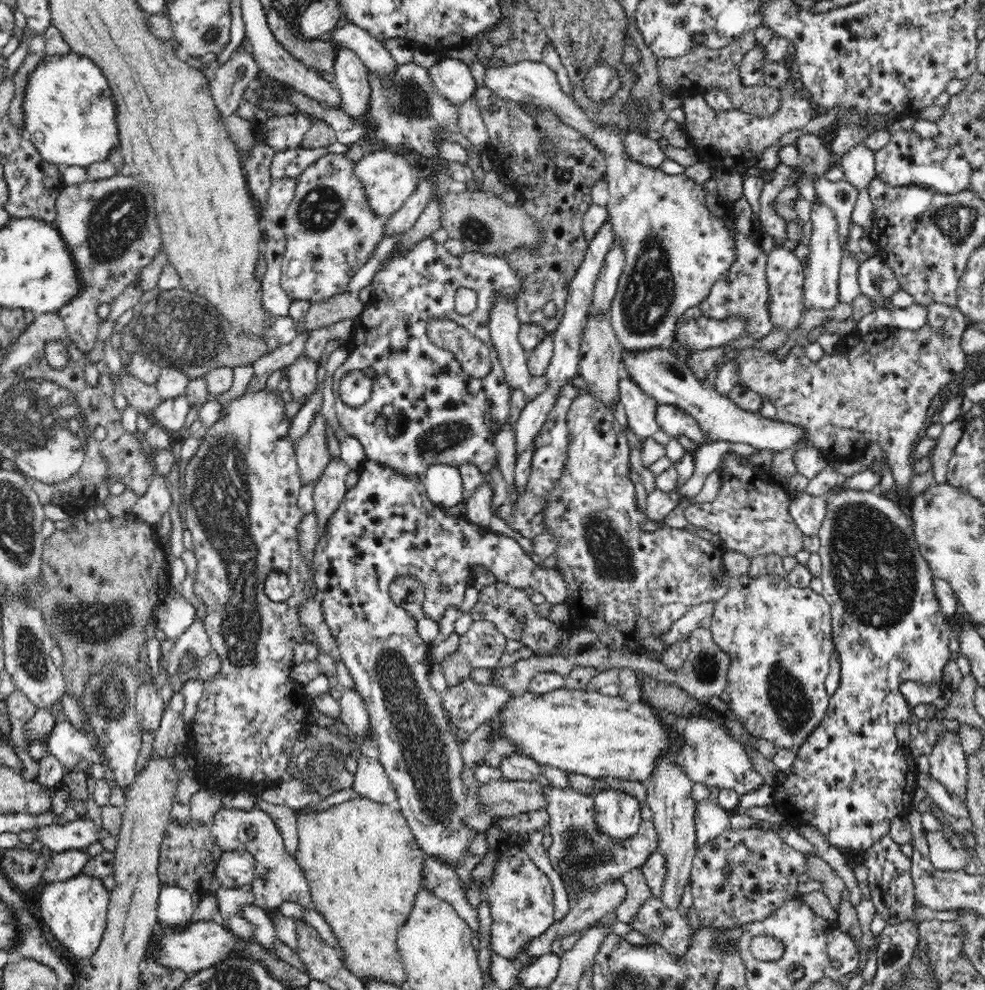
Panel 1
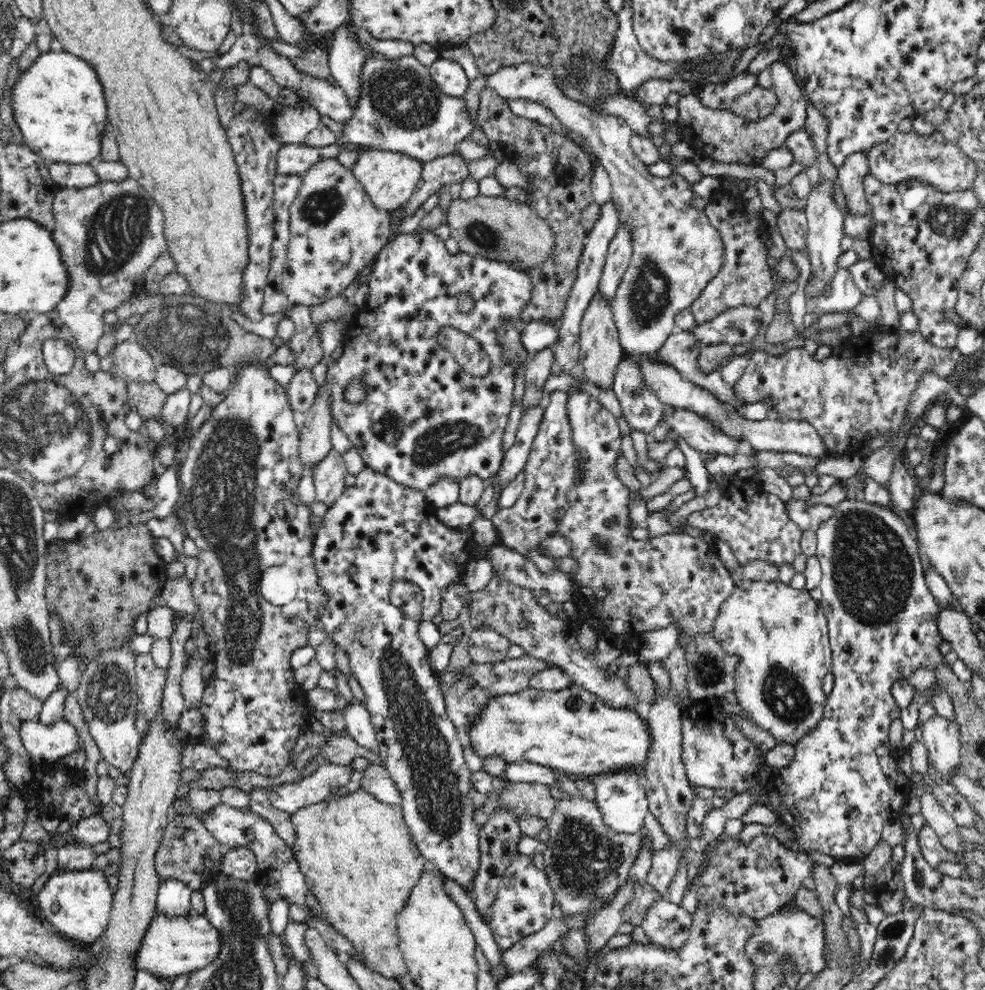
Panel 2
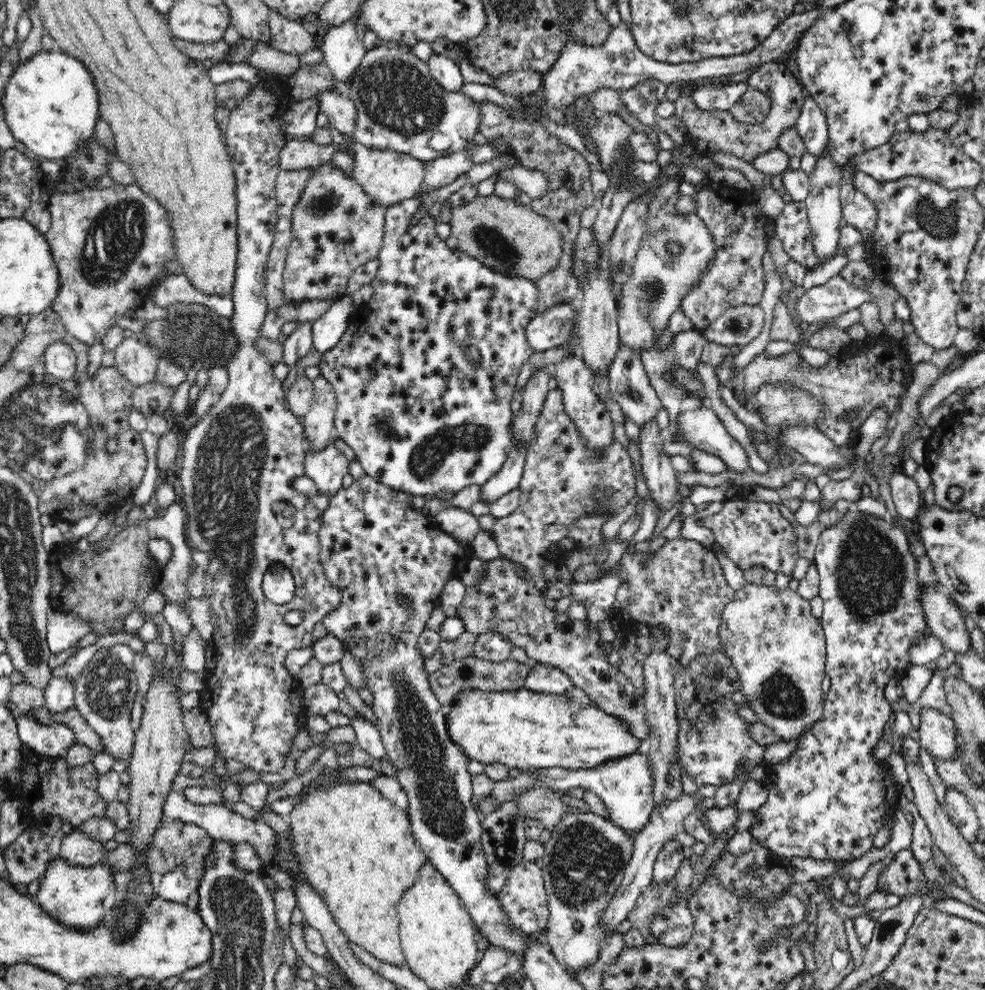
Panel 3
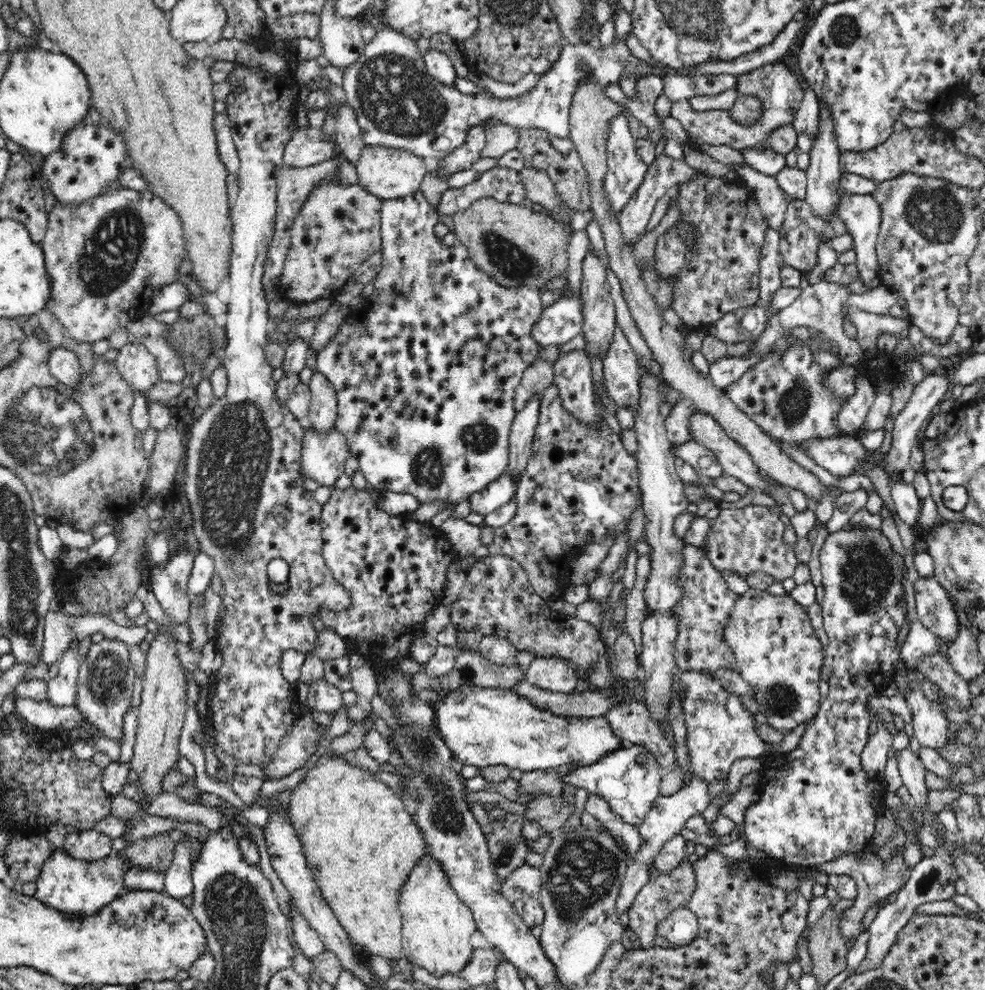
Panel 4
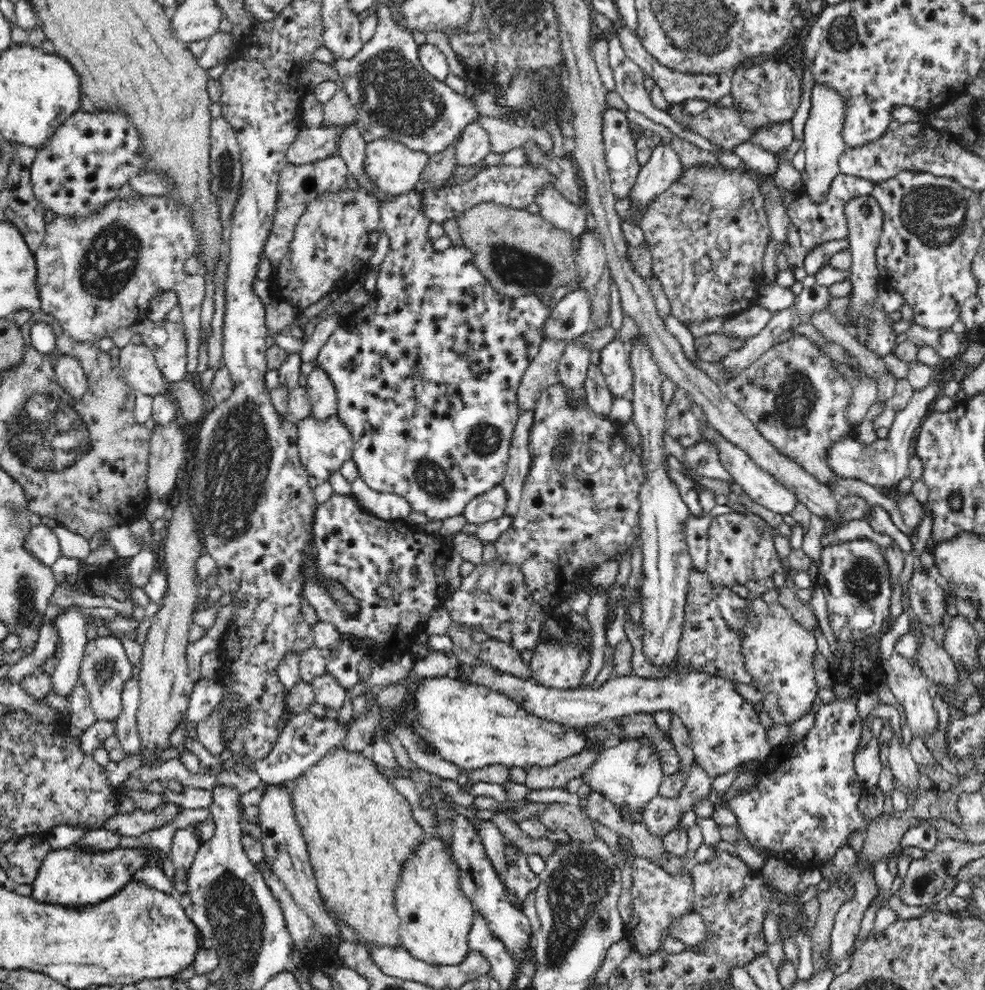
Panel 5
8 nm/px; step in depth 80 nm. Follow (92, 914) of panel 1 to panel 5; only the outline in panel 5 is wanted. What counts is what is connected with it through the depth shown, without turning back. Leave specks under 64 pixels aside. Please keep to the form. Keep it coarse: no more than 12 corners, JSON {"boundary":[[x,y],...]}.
{"boundary":[[51,849],[38,902],[84,909],[156,864],[154,849]]}

